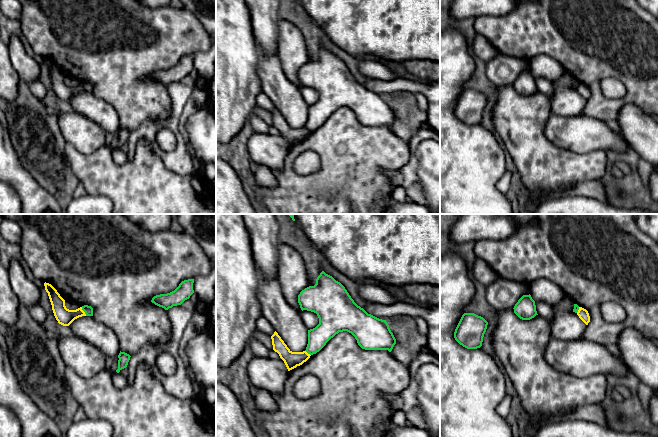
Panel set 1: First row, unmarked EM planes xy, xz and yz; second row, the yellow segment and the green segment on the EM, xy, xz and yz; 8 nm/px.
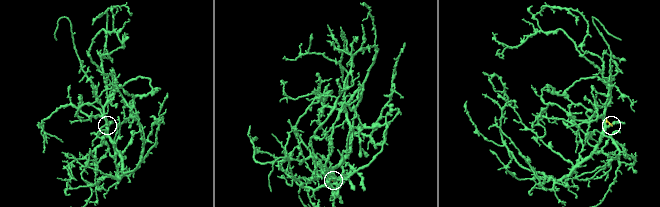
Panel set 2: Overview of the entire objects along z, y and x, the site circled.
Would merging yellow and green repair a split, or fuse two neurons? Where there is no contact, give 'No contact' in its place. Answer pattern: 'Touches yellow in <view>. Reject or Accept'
Touches yellow in xy. Reject

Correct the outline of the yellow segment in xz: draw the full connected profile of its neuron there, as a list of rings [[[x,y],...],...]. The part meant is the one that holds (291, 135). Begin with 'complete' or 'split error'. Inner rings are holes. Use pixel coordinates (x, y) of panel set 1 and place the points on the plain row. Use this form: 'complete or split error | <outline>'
complete | [[[276,107],[271,112],[271,115],[273,126],[279,130],[280,134],[284,137],[288,147],[302,141],[311,132],[306,127],[292,128]]]

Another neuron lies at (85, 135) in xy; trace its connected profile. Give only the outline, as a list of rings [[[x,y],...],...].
[[[59,112],[58,125],[66,142],[73,145],[80,153],[91,154],[105,145],[106,132],[80,113]]]

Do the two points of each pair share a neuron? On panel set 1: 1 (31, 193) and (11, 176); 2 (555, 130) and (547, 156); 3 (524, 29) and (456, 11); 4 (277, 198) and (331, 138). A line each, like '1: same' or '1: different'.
1: same
2: different
3: different
4: same

